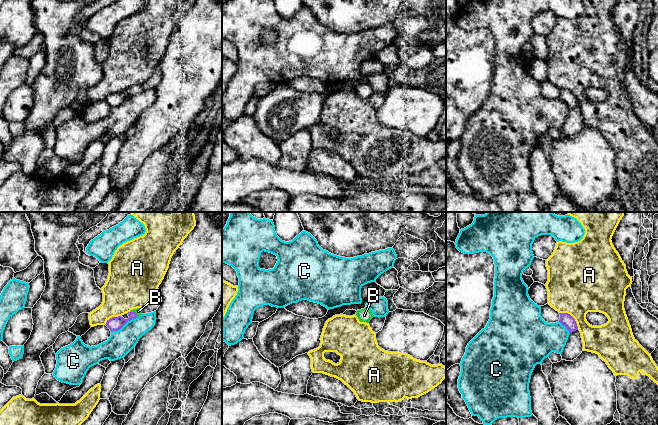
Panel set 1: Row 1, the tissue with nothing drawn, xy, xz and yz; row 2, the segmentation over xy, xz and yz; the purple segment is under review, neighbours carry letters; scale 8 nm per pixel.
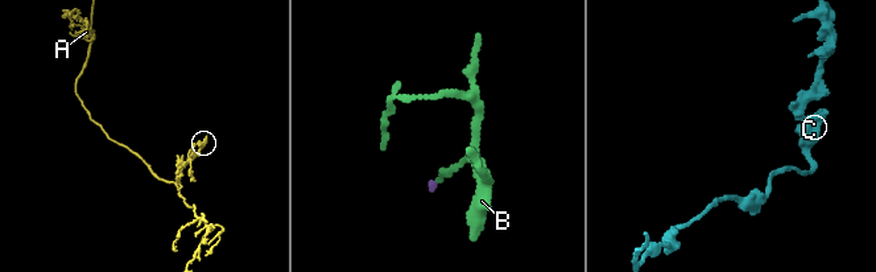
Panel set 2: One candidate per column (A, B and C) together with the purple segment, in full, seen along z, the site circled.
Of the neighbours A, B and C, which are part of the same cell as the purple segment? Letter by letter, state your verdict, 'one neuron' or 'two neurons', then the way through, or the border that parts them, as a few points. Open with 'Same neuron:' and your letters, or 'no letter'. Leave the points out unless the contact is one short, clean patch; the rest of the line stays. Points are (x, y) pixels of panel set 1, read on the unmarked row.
Same neuron: B
A: two neurons; border yz (559, 88), (567, 88), (574, 95), (578, 104)
B: one neuron; way xy (115, 99), (125, 97), (135, 89), (138, 87)
C: two neurons; border xy (137, 93), (128, 96), (119, 105), (111, 108)

